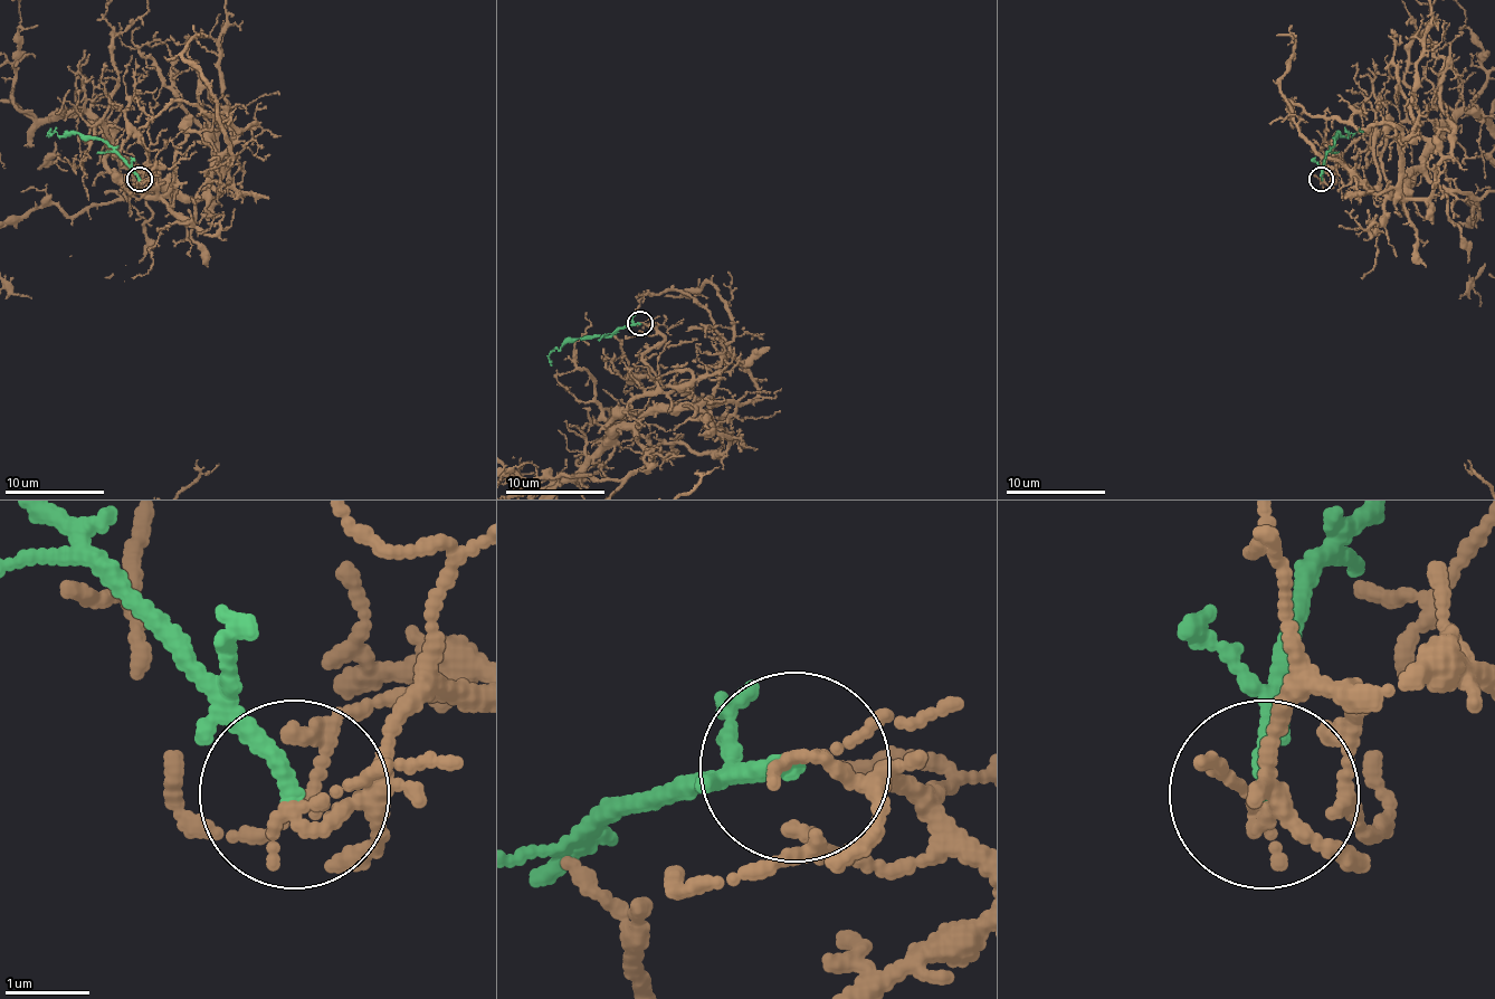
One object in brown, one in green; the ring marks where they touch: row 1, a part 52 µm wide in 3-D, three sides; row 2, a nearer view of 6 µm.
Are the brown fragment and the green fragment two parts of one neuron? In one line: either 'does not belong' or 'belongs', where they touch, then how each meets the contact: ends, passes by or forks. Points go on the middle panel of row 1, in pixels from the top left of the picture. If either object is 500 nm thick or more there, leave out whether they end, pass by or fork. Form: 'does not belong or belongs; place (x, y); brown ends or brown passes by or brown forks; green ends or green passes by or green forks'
does not belong; place (639, 323); brown passes by; green ends

